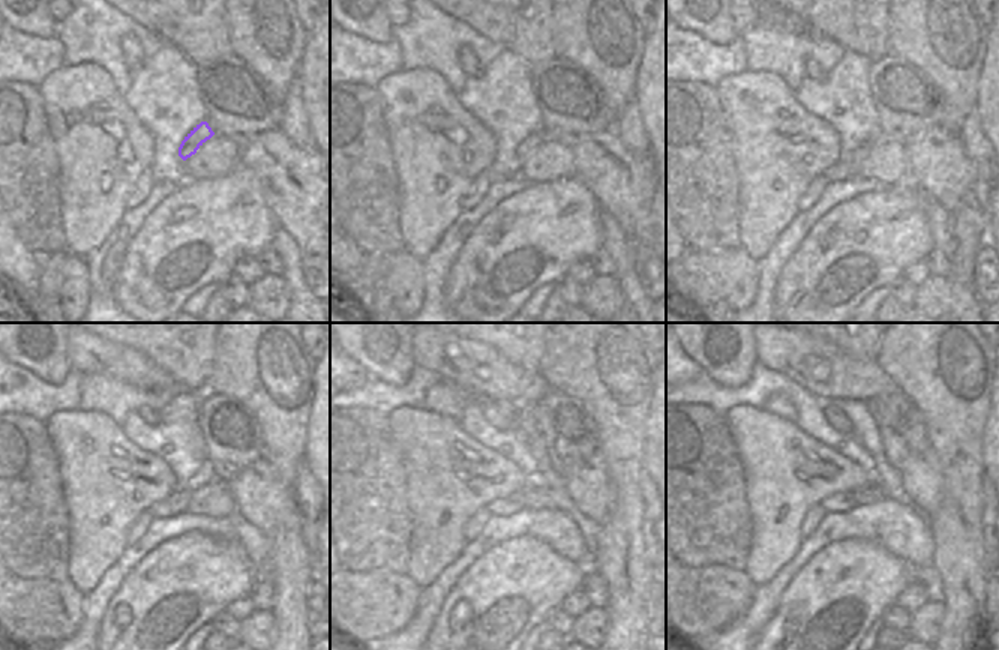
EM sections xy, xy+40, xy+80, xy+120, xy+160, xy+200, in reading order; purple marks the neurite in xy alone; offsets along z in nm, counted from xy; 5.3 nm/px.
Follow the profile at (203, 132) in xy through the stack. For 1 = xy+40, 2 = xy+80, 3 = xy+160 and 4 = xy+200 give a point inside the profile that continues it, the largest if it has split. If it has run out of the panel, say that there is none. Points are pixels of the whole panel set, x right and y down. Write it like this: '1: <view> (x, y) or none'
1: xy+40 (528, 146)
2: xy+80 (843, 168)
3: xy+160 (512, 503)
4: xy+200 (842, 502)

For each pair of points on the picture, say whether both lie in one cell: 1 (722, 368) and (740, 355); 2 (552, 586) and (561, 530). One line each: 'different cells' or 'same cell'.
1: same cell
2: different cells

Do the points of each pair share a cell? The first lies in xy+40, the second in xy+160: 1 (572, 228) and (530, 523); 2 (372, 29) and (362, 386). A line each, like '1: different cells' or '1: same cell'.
1: different cells
2: different cells

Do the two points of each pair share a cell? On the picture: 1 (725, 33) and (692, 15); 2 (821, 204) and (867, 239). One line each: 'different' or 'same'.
1: same
2: different

